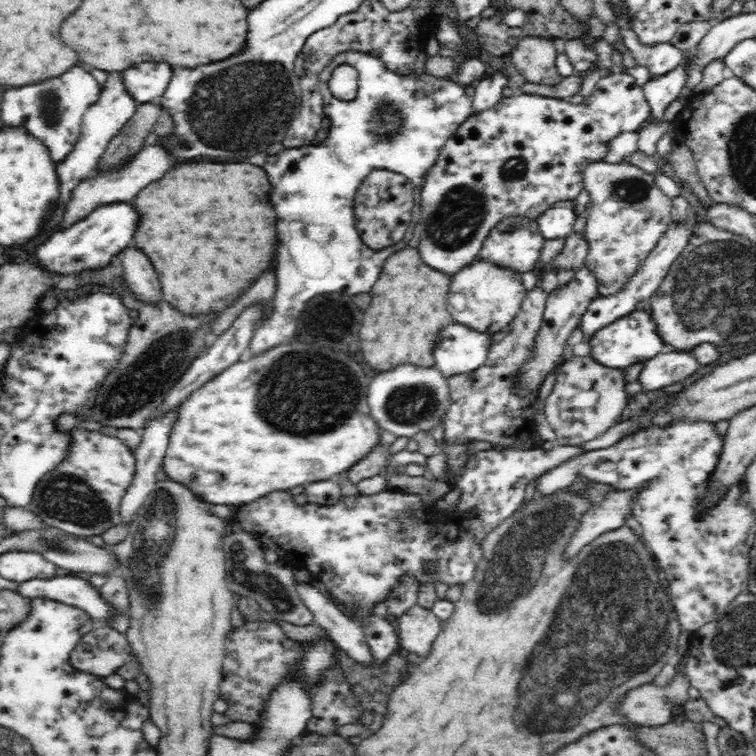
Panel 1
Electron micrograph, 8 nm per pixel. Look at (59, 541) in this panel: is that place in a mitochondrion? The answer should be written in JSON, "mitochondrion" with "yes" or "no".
{"mitochondrion":"yes"}

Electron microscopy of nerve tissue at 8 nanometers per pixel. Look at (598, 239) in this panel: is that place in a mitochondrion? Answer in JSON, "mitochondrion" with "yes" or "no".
{"mitochondrion":"no"}

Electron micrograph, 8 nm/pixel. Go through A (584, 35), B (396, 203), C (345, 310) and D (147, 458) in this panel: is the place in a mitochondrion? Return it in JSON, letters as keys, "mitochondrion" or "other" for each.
{"A":"other","B":"other","C":"other","D":"other"}

